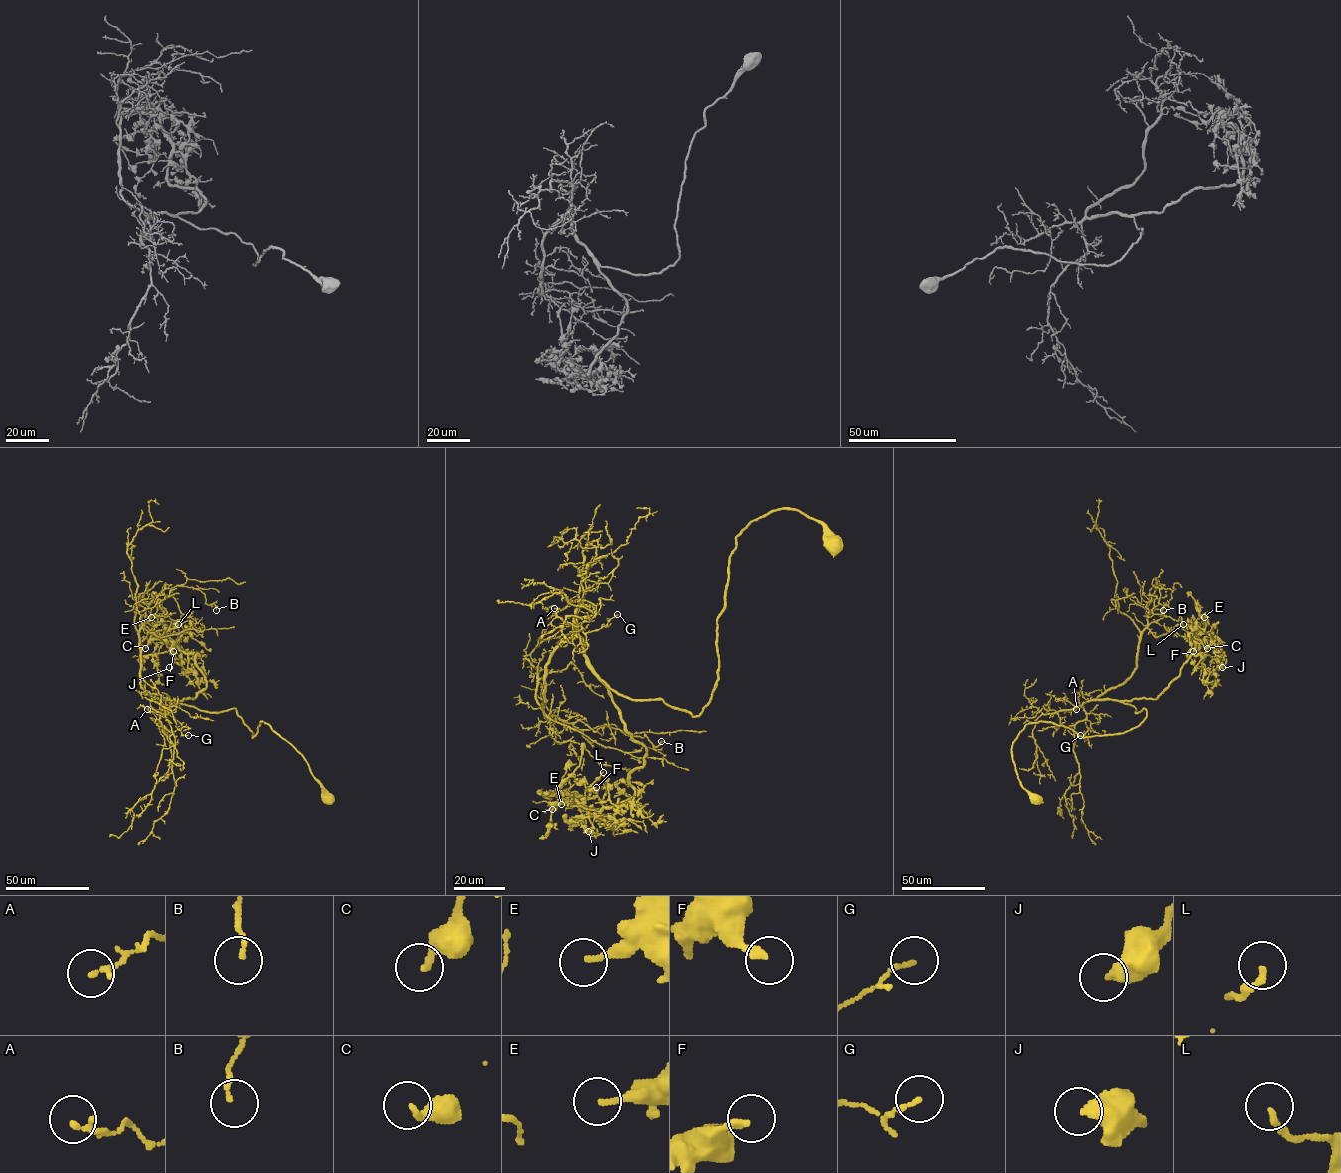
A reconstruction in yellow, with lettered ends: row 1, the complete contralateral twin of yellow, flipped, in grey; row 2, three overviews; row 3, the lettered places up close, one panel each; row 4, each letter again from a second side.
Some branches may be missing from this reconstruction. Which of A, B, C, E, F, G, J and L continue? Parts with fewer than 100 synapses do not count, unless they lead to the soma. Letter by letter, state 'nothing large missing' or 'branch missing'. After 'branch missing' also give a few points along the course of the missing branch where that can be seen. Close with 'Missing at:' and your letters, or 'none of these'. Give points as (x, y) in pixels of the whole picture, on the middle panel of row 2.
A: nothing large missing
B: nothing large missing
C: nothing large missing
E: nothing large missing
F: nothing large missing
G: nothing large missing
J: nothing large missing
L: nothing large missing
Missing at: none of these

